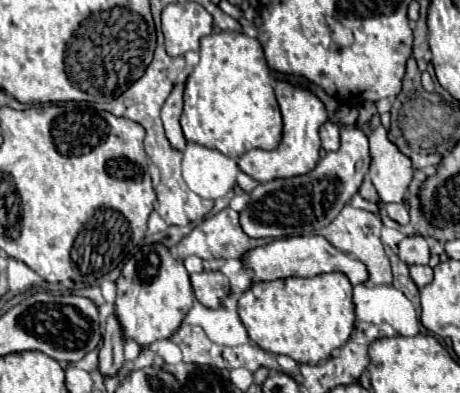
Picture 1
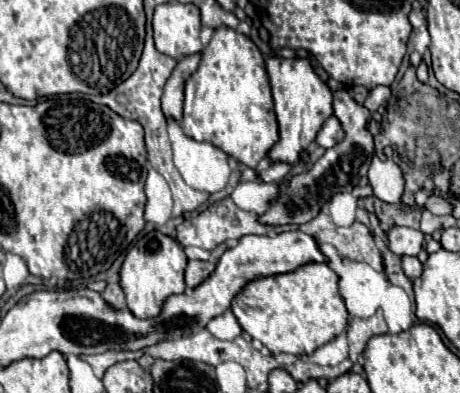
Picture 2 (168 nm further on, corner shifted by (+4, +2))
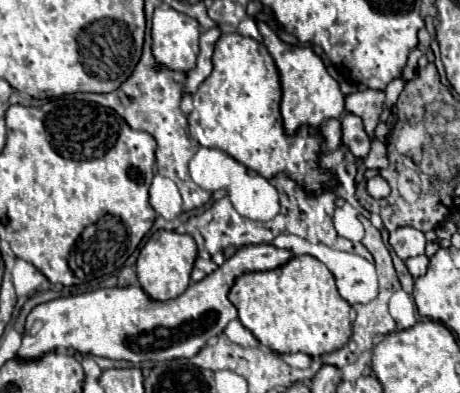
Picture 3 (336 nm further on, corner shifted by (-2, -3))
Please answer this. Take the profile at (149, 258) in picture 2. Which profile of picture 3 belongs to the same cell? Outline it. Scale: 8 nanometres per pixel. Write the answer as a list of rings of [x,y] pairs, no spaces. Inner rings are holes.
[[[156,230],[144,248],[140,250],[136,262],[138,284],[146,290],[146,294],[154,300],[168,300],[180,296],[190,284],[190,272],[196,260],[196,242],[190,234],[178,234],[170,230]]]

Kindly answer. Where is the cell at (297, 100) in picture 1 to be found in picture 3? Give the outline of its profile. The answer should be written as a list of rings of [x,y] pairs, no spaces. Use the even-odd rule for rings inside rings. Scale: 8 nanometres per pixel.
[[[258,22],[258,32],[262,36],[264,46],[272,54],[282,82],[282,118],[288,134],[294,134],[300,126],[320,126],[324,120],[342,116],[344,110],[344,94],[340,92],[338,82],[328,74],[322,58],[310,46],[290,46],[278,38],[278,34],[266,24]]]

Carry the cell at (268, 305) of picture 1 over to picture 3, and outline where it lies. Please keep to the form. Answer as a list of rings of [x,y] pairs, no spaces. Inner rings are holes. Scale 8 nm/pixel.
[[[292,256],[286,264],[266,270],[266,272],[246,272],[236,278],[228,294],[230,302],[238,310],[238,320],[260,340],[260,344],[270,346],[274,352],[302,352],[312,358],[334,352],[348,344],[352,336],[350,324],[350,304],[338,294],[334,276],[330,270],[314,256]]]

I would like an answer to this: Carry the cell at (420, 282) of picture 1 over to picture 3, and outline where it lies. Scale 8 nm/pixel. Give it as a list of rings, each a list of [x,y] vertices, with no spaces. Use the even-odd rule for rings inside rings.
[[[424,254],[422,256],[414,256],[414,258],[408,258],[406,260],[406,266],[408,266],[408,270],[410,270],[410,274],[414,278],[424,276],[426,274],[426,268],[428,268],[428,258]]]

